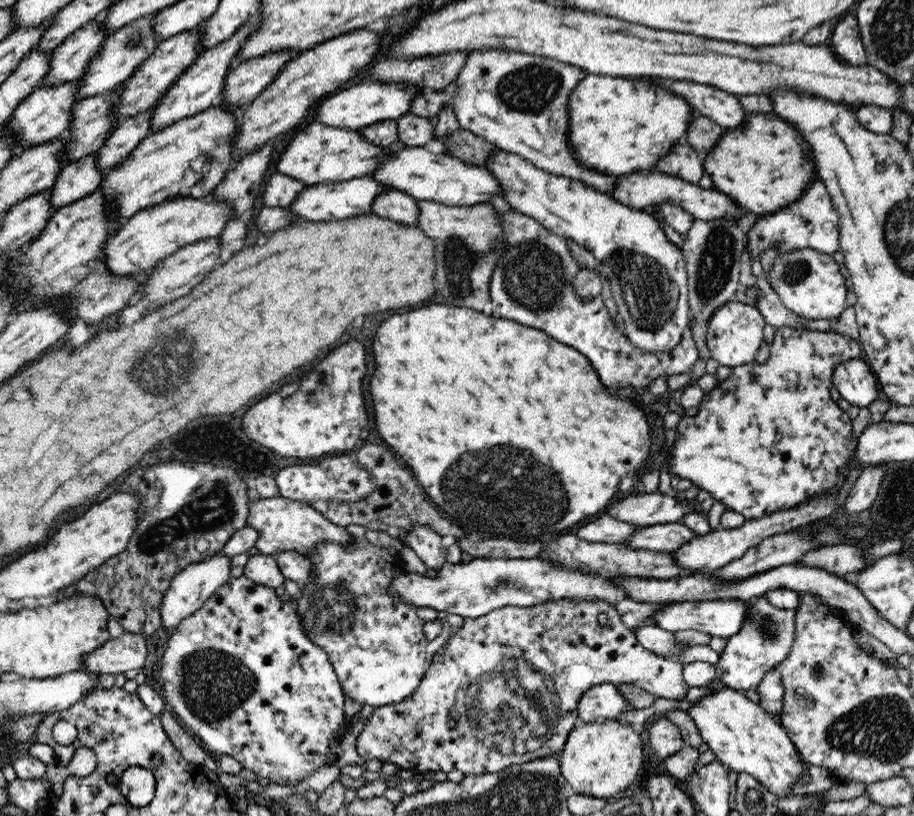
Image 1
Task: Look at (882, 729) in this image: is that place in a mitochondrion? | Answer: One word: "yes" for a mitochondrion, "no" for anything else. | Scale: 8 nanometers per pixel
yes

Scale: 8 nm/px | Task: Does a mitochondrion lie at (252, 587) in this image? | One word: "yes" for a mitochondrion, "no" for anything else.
no

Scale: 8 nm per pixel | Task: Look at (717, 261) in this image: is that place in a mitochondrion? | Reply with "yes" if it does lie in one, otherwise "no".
yes

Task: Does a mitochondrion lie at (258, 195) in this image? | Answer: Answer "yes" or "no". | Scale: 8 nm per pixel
no

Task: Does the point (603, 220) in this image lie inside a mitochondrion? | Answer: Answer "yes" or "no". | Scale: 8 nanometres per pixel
no

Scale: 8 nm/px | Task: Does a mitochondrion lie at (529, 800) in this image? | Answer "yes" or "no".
yes

